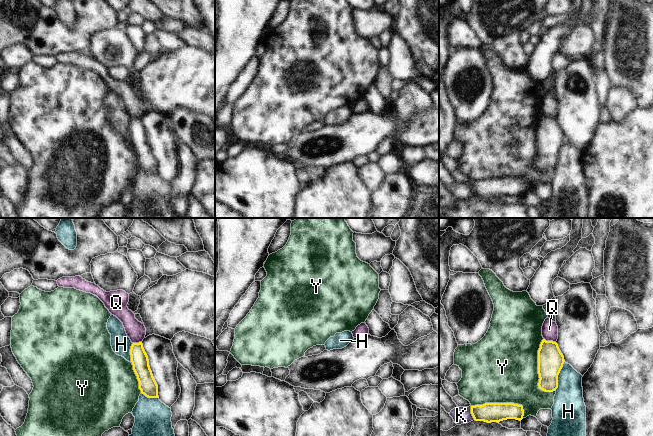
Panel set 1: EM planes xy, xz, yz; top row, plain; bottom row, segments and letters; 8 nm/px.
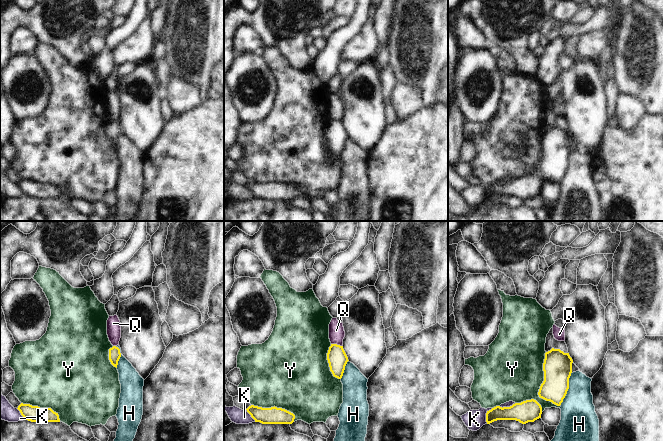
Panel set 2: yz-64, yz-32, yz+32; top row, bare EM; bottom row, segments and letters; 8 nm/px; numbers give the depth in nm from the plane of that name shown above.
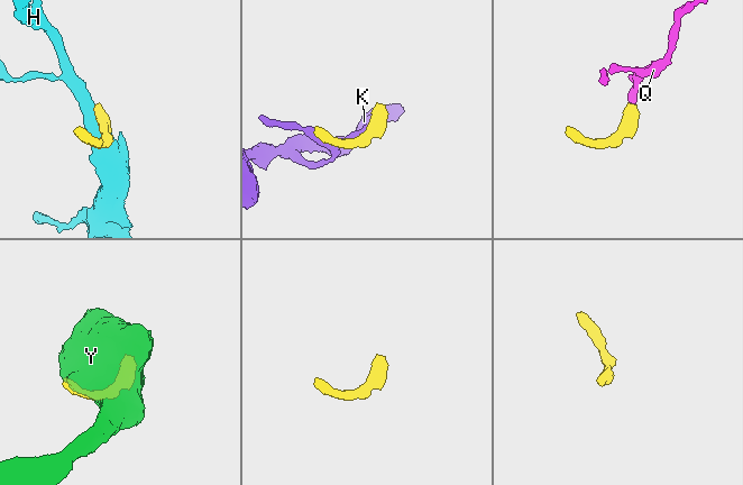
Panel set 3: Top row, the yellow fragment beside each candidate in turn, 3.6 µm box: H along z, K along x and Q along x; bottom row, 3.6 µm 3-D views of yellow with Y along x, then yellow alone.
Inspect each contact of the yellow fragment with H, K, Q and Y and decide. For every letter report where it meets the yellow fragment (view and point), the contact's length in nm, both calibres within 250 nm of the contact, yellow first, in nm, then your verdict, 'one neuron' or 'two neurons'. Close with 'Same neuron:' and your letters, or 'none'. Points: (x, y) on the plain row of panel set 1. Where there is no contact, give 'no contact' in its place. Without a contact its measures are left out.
H: yz (558, 150) | 240 nm | 200/240 nm | two neurons
K: yz (471, 189) | 120 nm | 160/140 nm | two neurons
Q: yz (550, 117) | 100 nm | 200/130 nm | two neurons
Y: yz (538, 145) | 440 nm | 200/500 nm | two neurons
Same neuron: none

